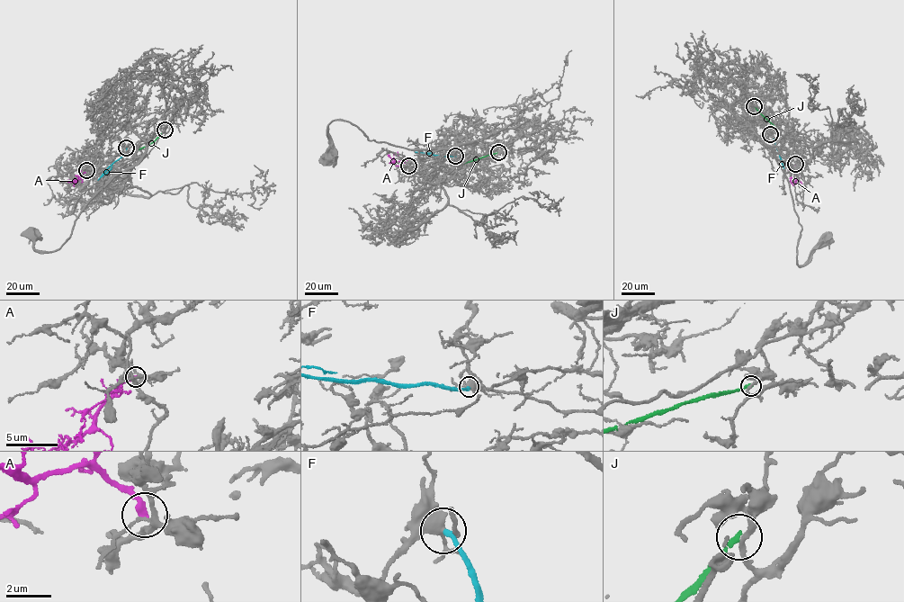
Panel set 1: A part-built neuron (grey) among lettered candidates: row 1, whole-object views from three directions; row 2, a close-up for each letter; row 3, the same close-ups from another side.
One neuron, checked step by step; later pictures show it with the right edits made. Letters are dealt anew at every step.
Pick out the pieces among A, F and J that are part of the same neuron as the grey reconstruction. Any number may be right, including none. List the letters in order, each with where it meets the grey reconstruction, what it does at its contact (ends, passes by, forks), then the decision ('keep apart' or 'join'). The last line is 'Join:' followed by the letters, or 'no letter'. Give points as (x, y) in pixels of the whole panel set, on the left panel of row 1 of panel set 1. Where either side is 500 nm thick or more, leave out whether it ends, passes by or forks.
A: contact (86, 170); it ends; keep apart
F: contact (126, 148); it ends; keep apart
J: contact (165, 130); it ends; keep apart
Join: no letter

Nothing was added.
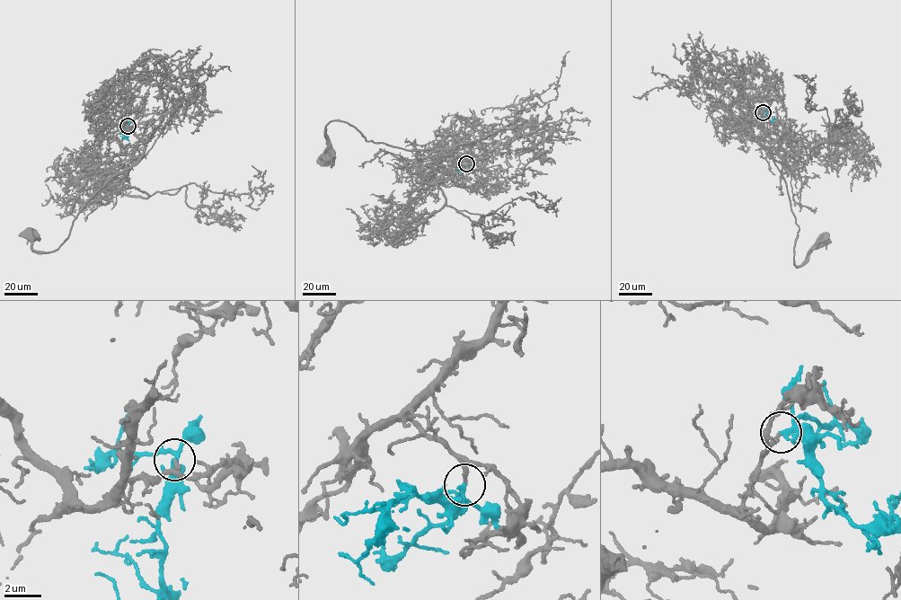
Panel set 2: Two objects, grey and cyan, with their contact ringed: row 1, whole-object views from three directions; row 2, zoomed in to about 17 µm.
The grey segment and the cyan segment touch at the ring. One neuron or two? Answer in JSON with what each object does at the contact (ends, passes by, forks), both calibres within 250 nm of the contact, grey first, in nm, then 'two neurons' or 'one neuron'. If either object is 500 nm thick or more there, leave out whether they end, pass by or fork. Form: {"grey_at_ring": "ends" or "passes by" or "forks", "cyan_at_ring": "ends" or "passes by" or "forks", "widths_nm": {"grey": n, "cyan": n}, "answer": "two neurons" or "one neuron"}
{"grey_at_ring": "ends", "cyan_at_ring": "forks", "widths_nm": {"grey": 190, "cyan": 180}, "answer": "one neuron"}

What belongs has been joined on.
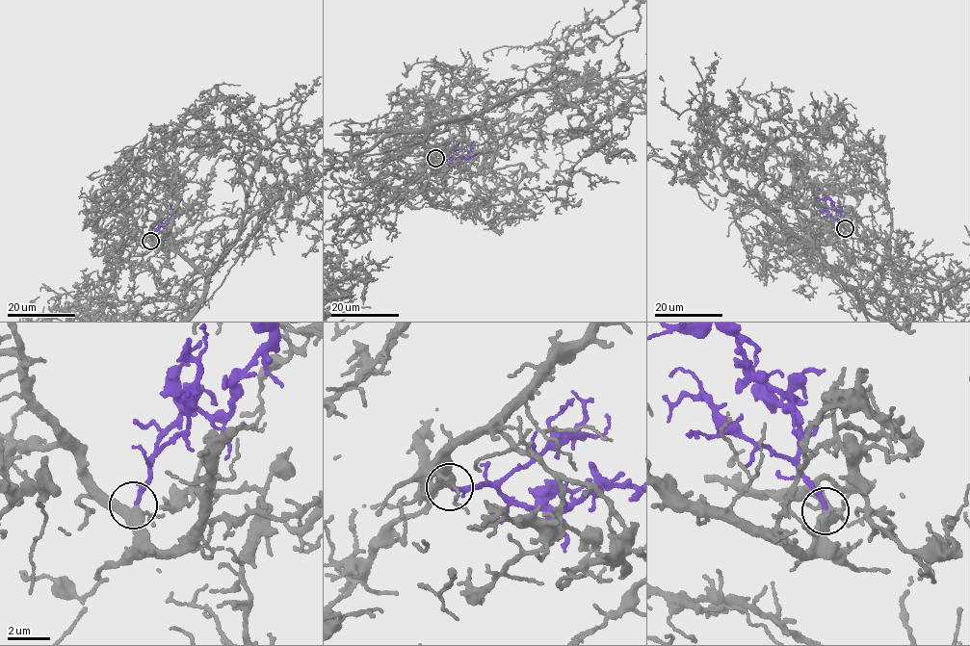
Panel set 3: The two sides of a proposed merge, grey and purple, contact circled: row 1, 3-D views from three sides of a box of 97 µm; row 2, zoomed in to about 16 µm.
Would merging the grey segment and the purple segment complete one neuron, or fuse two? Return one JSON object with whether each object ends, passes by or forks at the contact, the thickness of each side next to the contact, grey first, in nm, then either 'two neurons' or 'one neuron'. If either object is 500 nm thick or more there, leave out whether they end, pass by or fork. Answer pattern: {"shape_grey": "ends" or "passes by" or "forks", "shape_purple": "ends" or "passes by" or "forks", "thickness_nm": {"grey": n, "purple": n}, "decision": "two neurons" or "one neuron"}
{"shape_grey": "forks", "shape_purple": "passes by", "thickness_nm": {"grey": 320, "purple": 140}, "decision": "one neuron"}

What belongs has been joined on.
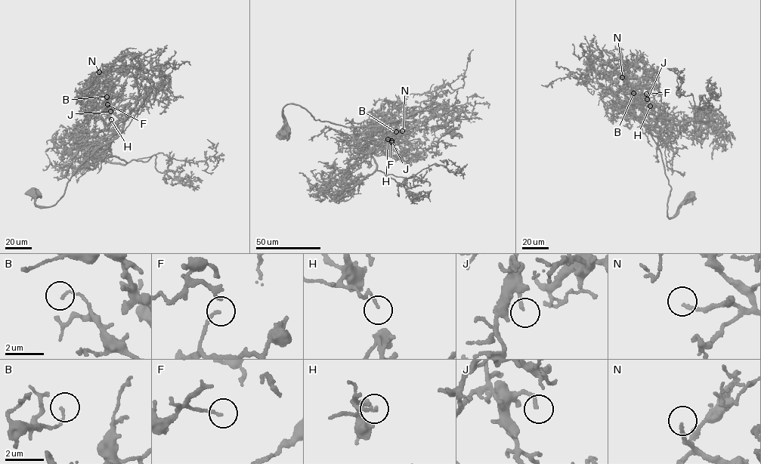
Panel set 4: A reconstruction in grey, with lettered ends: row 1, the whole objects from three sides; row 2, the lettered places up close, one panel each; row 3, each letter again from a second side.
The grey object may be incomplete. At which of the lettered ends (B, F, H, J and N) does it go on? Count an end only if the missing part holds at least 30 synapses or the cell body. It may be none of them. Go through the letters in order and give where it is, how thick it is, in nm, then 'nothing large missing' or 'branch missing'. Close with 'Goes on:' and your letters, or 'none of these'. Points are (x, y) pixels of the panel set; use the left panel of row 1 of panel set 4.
B: (106, 97) | 120 nm | nothing large missing
F: (107, 104) | 140 nm | nothing large missing
H: (111, 119) | 70 nm | nothing large missing
J: (110, 111) | 140 nm | nothing large missing
N: (99, 72) | 150 nm | branch missing
Goes on: N

